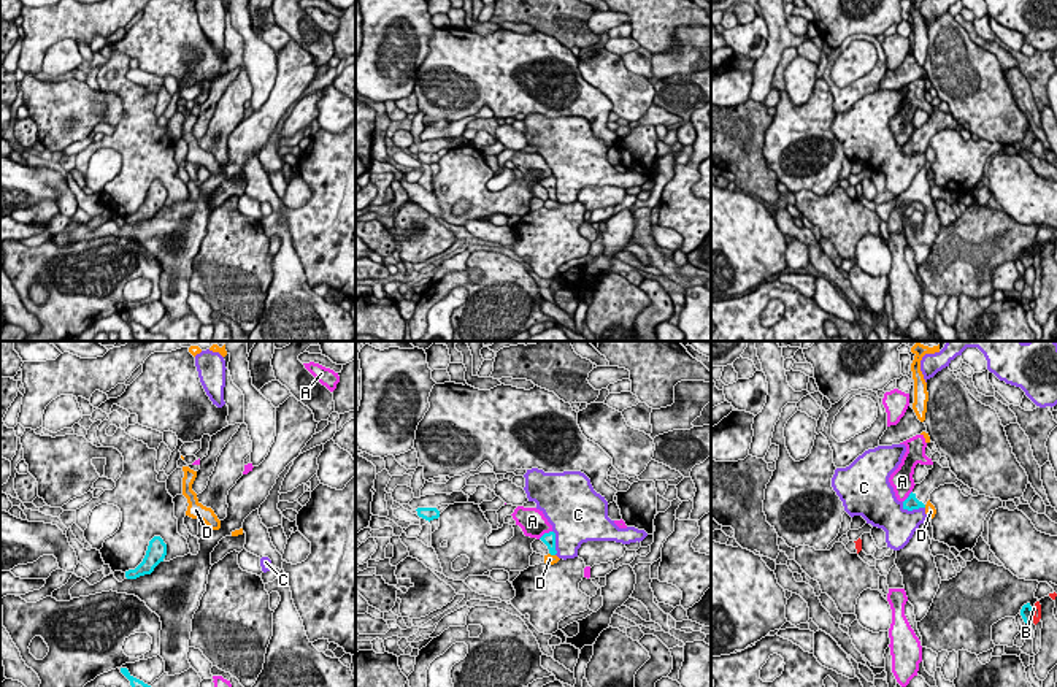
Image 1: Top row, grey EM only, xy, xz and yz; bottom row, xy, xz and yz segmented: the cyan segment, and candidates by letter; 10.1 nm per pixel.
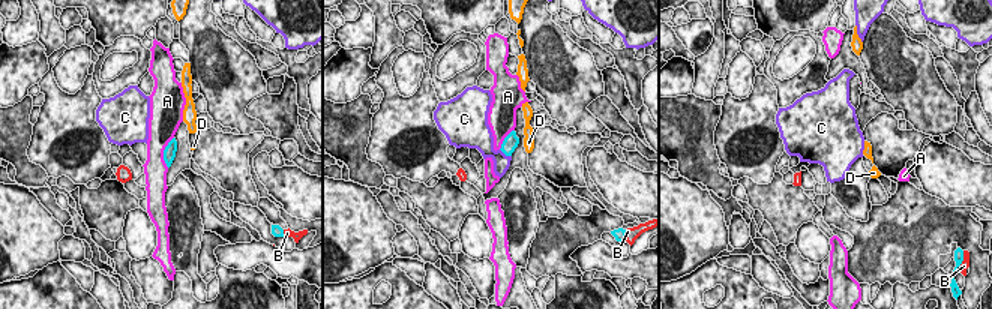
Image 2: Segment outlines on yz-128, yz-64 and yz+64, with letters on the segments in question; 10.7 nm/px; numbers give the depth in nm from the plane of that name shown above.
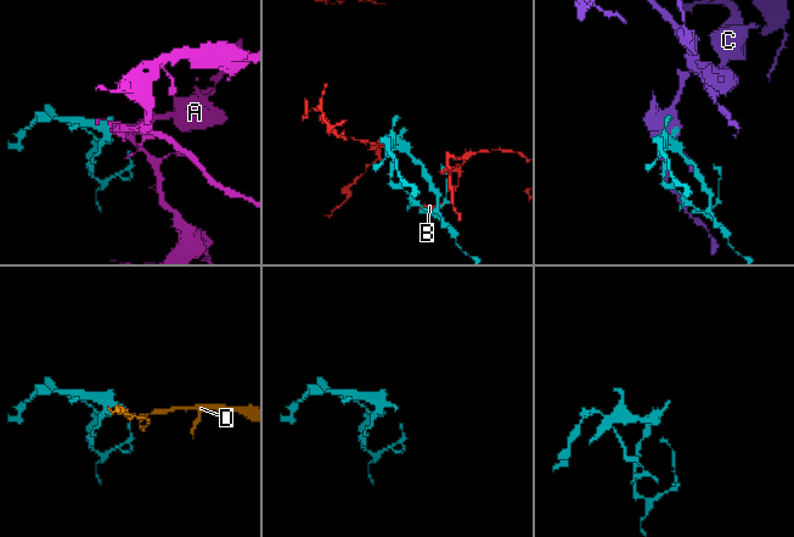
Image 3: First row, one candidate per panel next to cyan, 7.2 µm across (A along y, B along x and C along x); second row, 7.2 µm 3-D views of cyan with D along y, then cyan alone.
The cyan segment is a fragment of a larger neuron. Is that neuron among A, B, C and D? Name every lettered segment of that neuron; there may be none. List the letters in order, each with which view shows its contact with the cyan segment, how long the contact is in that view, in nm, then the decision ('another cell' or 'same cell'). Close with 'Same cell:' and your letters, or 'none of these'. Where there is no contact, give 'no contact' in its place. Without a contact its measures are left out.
A: xz | 170 nm | another cell
B: yz | 110 nm | another cell
C: yz | 240 nm | another cell
D: xz | 70 nm | another cell
Same cell: none of these

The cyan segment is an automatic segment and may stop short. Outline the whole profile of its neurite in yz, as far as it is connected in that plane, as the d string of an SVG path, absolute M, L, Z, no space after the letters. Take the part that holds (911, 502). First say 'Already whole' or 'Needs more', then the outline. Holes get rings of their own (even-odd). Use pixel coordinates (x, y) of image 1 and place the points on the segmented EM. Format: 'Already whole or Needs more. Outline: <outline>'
Needs more. Outline: M933 462L933 468L921 484L916 484L909 497L903 501L903 509L913 511L925 508L930 493L944 484L955 484L959 479L951 468L943 468L938 462Z

